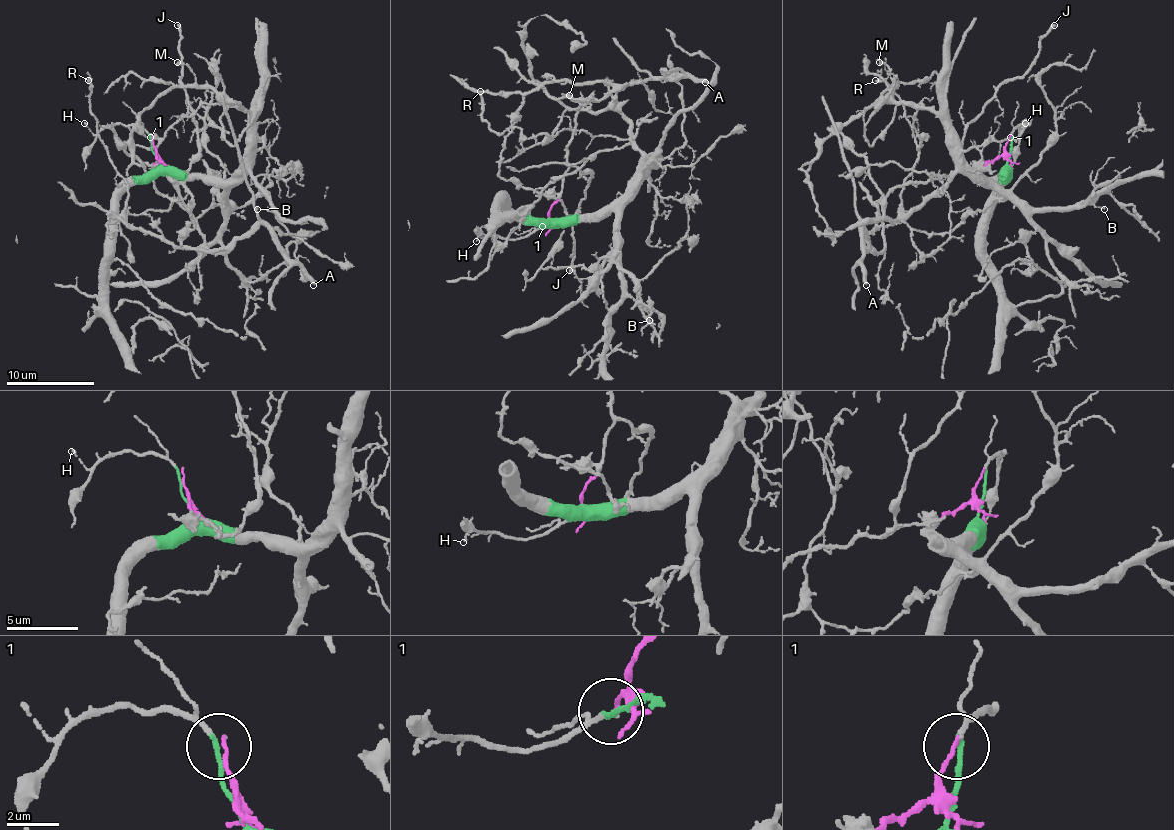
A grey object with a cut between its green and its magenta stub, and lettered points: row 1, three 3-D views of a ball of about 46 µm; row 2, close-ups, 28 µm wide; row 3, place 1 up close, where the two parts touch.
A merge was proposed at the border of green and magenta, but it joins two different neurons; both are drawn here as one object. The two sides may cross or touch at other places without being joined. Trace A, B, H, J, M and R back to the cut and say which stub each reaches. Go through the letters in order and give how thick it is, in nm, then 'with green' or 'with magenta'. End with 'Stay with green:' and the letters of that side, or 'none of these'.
A: 360 nm | with magenta
B: 110 nm | with green
H: 130 nm | with green
J: 280 nm | with magenta
M: 240 nm | with green
R: 220 nm | with magenta
Stay with green: B, H, M

